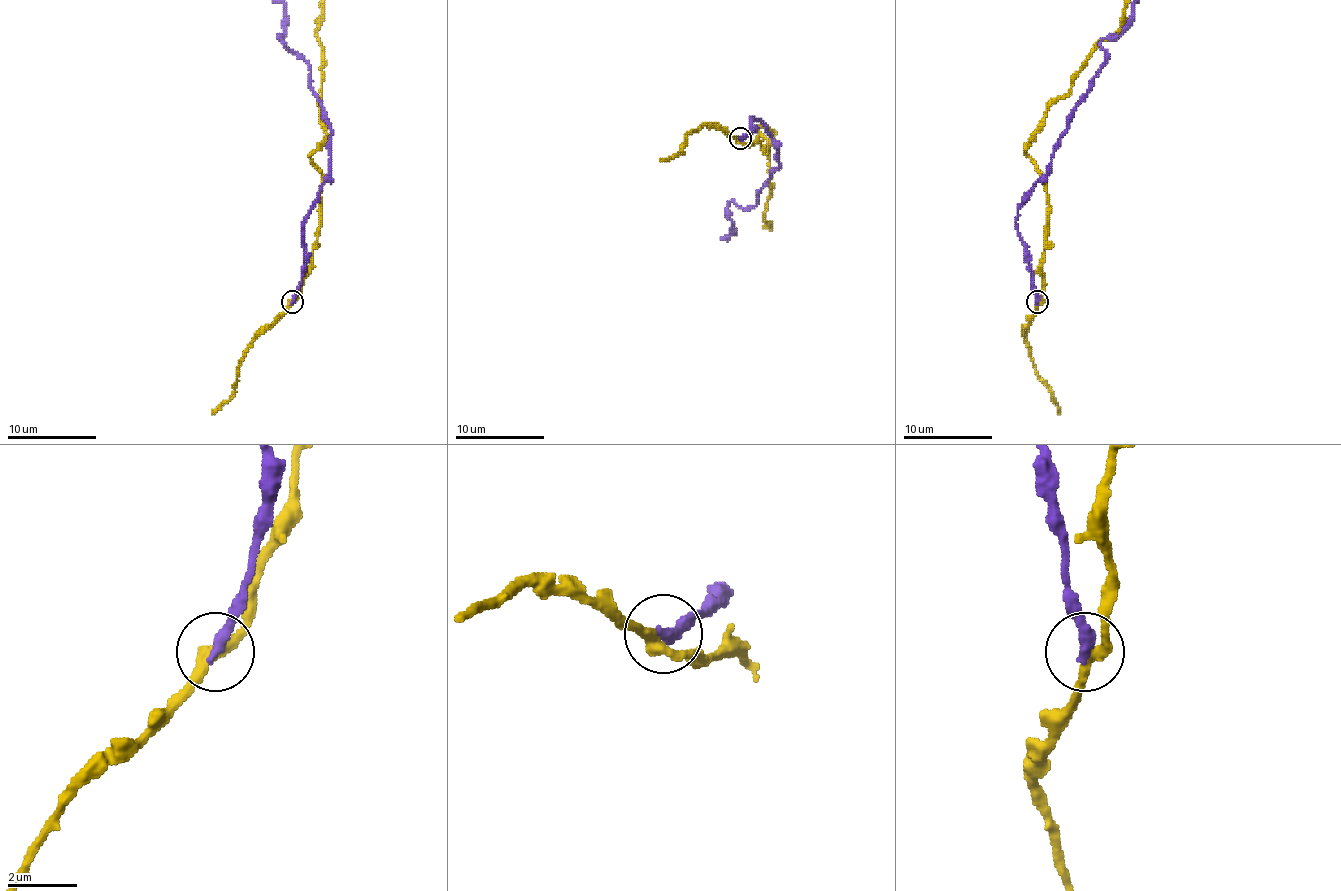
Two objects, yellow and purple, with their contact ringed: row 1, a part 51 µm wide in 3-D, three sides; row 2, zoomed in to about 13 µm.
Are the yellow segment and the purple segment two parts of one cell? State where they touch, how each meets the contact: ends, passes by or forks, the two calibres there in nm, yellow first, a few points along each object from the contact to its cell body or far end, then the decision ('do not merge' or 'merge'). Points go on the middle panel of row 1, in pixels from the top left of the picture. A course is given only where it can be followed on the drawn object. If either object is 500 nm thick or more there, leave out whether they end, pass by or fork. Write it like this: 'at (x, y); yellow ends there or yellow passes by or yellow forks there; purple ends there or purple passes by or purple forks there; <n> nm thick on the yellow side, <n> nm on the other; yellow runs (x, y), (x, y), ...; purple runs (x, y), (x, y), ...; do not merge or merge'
at (740, 138); yellow passes by; purple ends there; 320 nm thick on the yellow side, 360 nm on the other; do not merge

